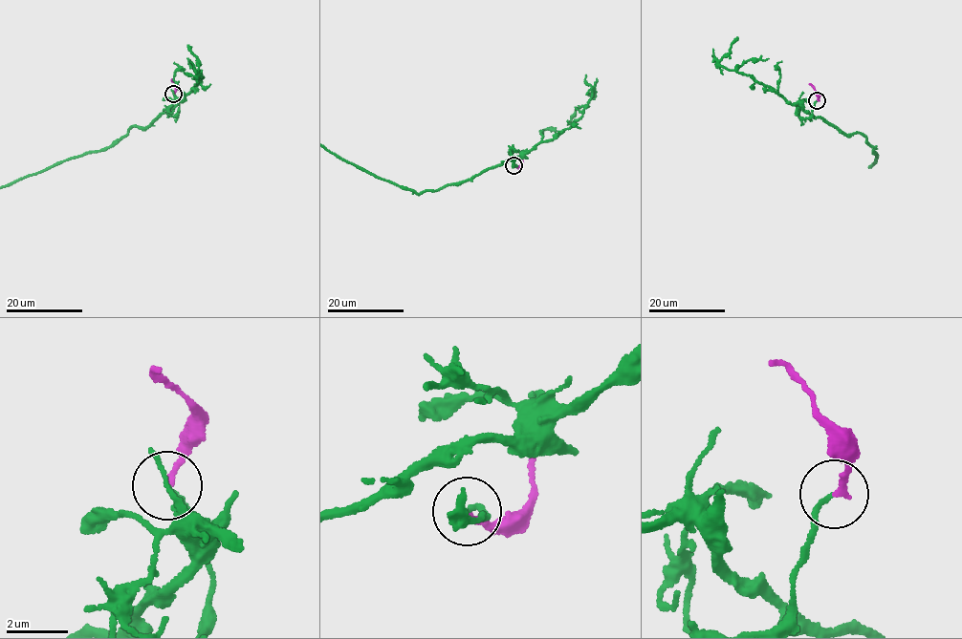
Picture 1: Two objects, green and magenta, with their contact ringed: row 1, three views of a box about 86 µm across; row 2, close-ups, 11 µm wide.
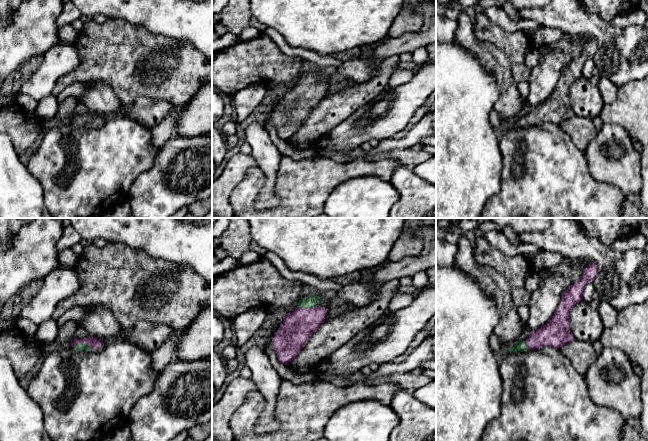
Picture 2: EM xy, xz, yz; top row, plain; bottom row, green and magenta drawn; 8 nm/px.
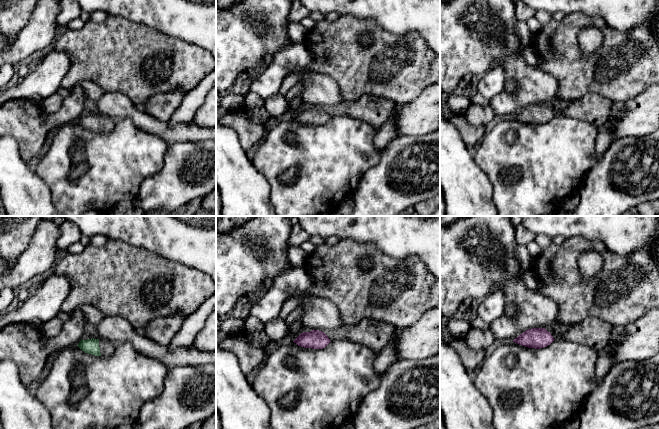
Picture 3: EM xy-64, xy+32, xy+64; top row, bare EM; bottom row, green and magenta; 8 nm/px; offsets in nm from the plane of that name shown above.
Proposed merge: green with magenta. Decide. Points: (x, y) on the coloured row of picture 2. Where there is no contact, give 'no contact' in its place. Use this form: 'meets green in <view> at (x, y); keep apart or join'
meets green in xz at (307, 308); join

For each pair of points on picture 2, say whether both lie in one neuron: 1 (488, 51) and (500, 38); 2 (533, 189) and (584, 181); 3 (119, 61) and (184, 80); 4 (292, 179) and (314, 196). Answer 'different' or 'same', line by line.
1: different
2: same
3: same
4: same

